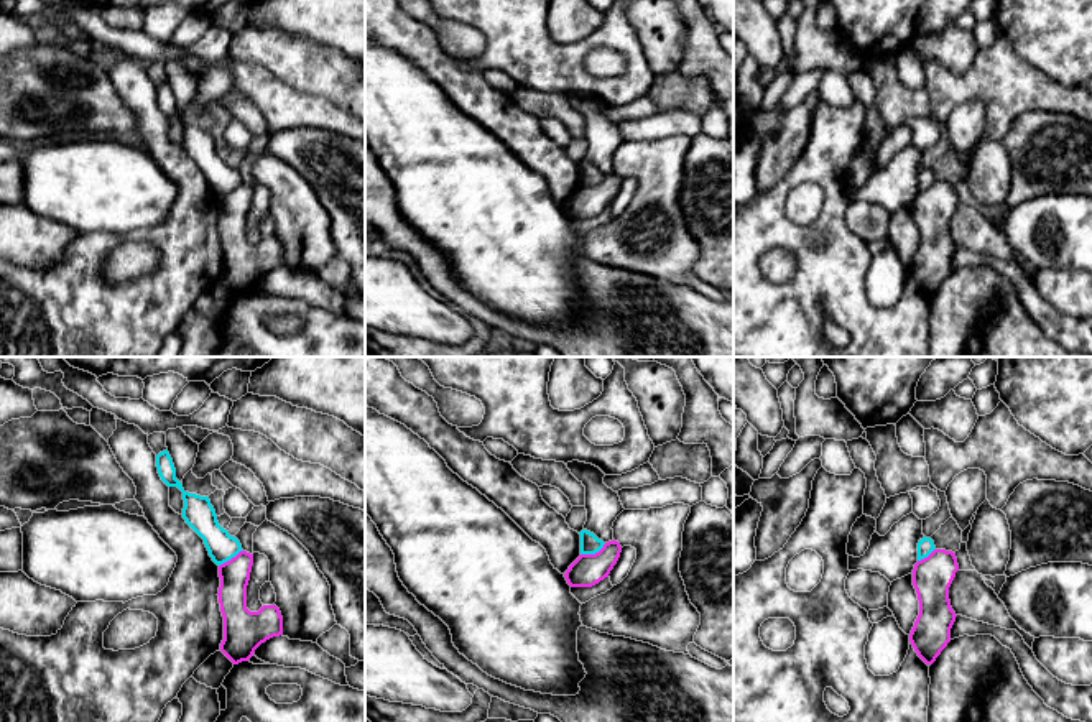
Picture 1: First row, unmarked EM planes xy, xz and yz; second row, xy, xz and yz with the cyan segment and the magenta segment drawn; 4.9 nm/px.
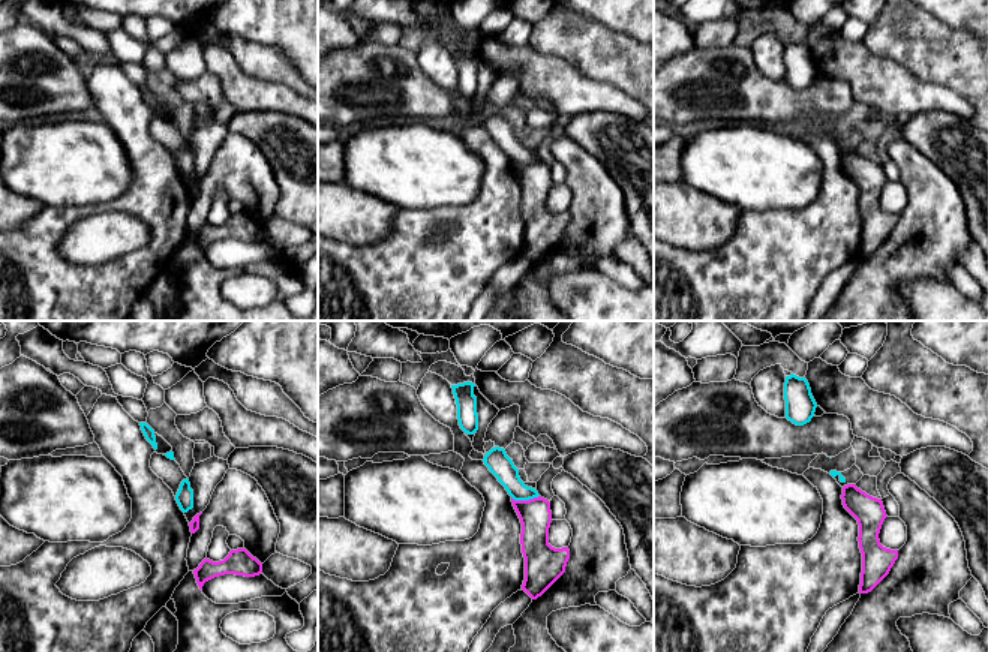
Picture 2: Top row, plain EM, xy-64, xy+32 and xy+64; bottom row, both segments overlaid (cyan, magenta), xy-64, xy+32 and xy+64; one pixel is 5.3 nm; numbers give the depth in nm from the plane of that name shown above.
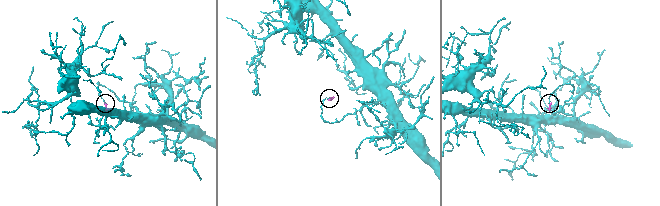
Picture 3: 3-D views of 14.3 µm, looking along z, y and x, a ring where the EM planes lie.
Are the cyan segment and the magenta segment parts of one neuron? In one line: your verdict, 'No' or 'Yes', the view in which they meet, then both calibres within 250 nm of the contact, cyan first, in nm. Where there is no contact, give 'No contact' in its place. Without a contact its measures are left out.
No. Touches cyan in xz. Thickness 100 nm (cyan) against 160 nm

